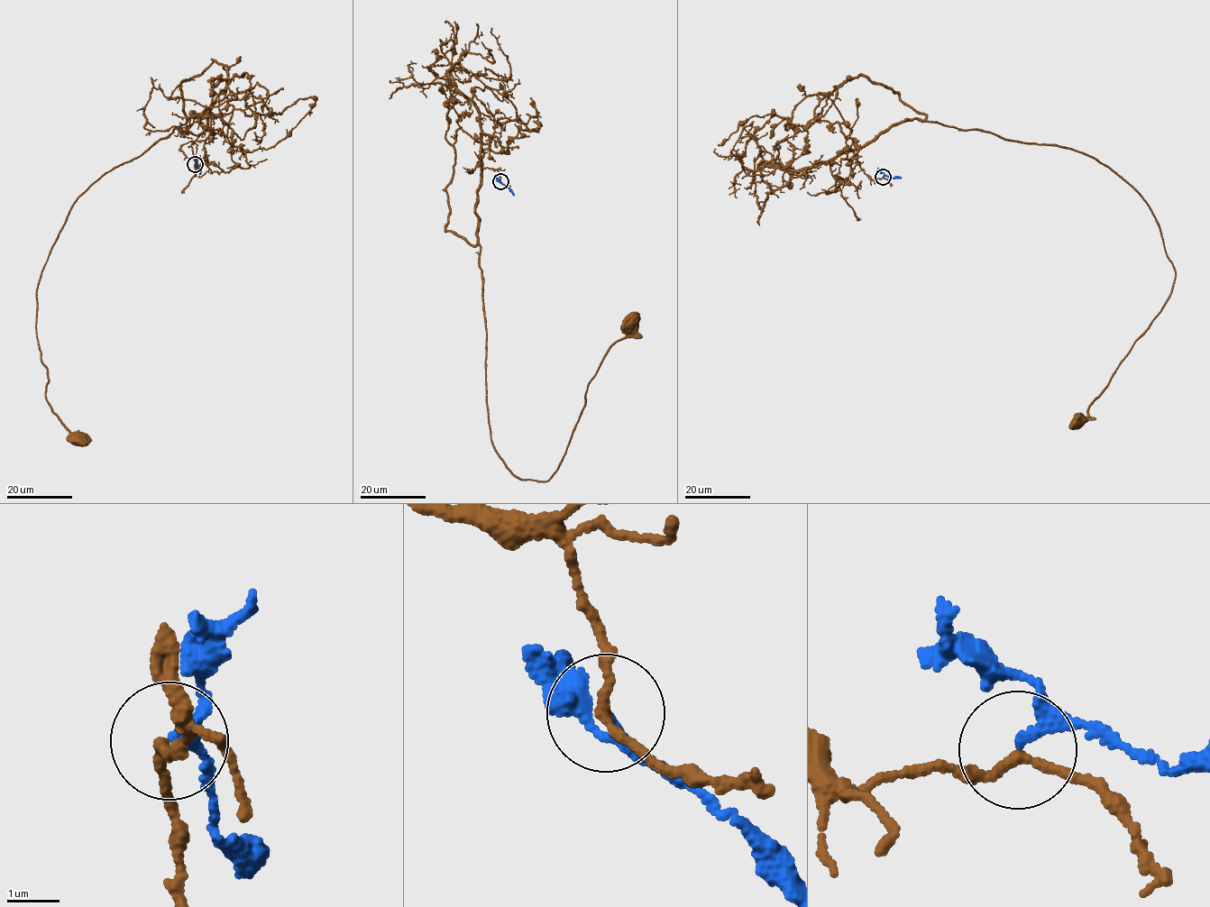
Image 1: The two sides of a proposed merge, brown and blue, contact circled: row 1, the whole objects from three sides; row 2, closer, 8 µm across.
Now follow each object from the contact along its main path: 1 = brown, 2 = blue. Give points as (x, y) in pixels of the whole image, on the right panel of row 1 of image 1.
1: (883, 178), (872, 179), (853, 151), (916, 118), (1087, 154), (1137, 190), (1175, 272), (1172, 292), (1077, 420)
2: (883, 178), (901, 177)

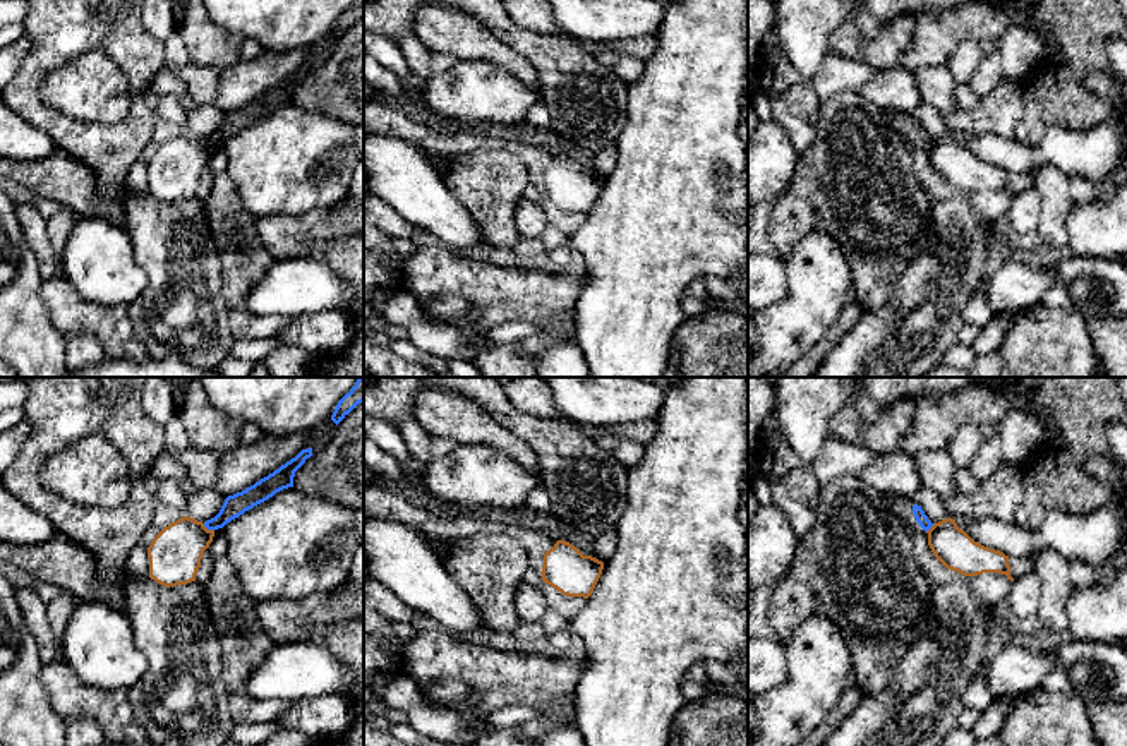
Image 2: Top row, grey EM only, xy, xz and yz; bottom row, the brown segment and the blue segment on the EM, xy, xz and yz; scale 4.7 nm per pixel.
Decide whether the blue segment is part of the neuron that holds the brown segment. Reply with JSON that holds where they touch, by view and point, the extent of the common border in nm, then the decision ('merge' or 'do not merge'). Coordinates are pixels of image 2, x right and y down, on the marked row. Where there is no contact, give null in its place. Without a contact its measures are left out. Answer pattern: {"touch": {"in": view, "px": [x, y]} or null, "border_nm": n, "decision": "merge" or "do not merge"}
{"touch": {"in": "xy", "px": [206, 529]}, "border_nm": 70, "decision": "do not merge"}

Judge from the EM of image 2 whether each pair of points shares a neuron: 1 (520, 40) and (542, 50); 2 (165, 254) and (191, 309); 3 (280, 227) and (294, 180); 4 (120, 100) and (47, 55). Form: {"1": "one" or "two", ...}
{"1": "one", "2": "one", "3": "two", "4": "two"}

